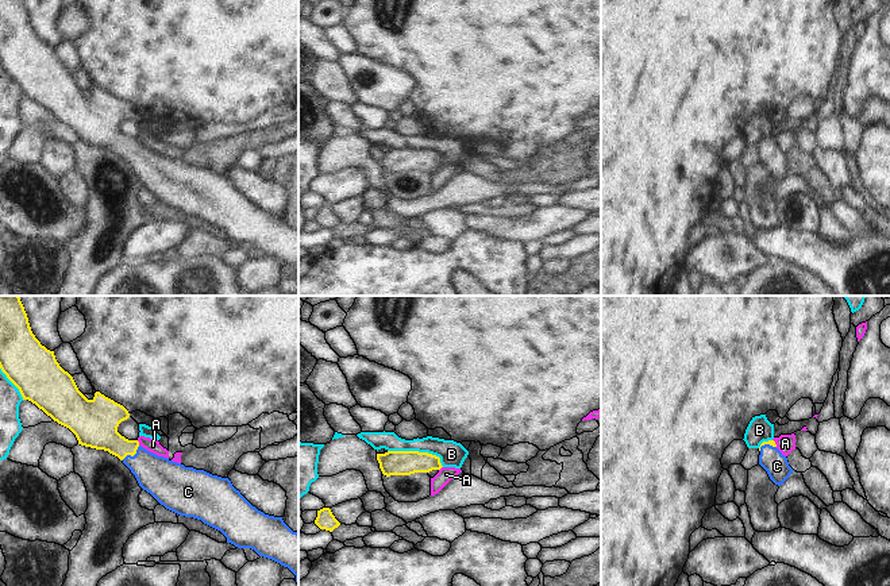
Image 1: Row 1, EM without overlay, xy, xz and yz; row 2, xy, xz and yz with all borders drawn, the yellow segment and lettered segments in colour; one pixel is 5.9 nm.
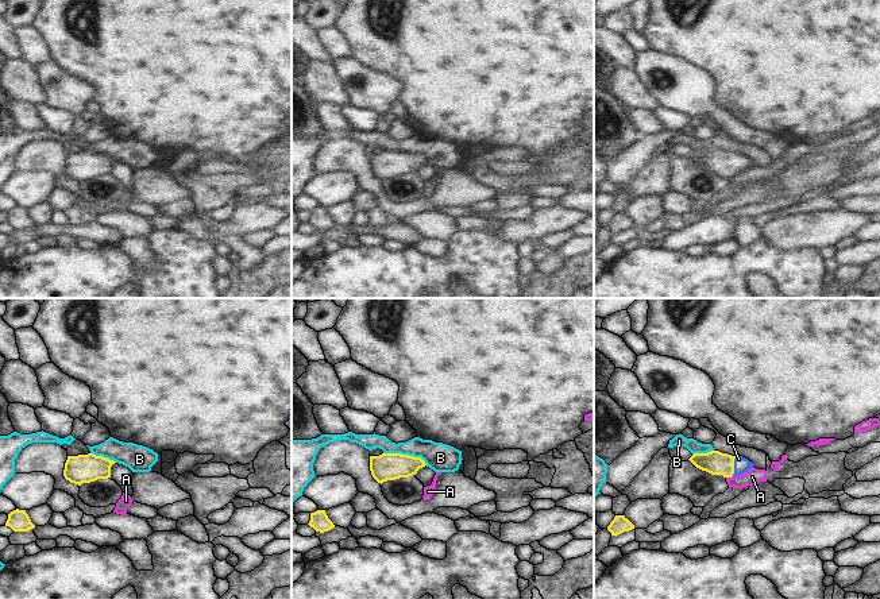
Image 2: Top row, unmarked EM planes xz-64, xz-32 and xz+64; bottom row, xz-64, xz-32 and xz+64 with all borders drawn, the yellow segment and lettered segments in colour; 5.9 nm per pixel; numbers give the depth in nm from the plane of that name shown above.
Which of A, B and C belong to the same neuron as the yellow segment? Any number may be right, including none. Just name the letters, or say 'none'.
C

